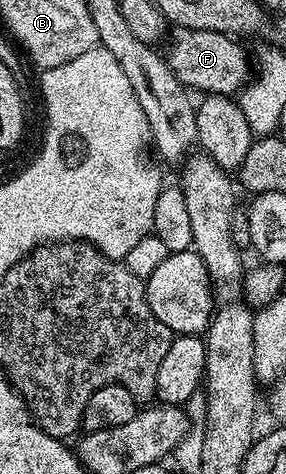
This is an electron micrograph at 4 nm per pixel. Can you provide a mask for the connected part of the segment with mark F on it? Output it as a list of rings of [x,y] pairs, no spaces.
[[[175,27],[170,32],[169,43],[170,39],[171,48],[165,51],[167,65],[192,92],[231,97],[247,86],[247,55],[238,38],[213,29]]]

